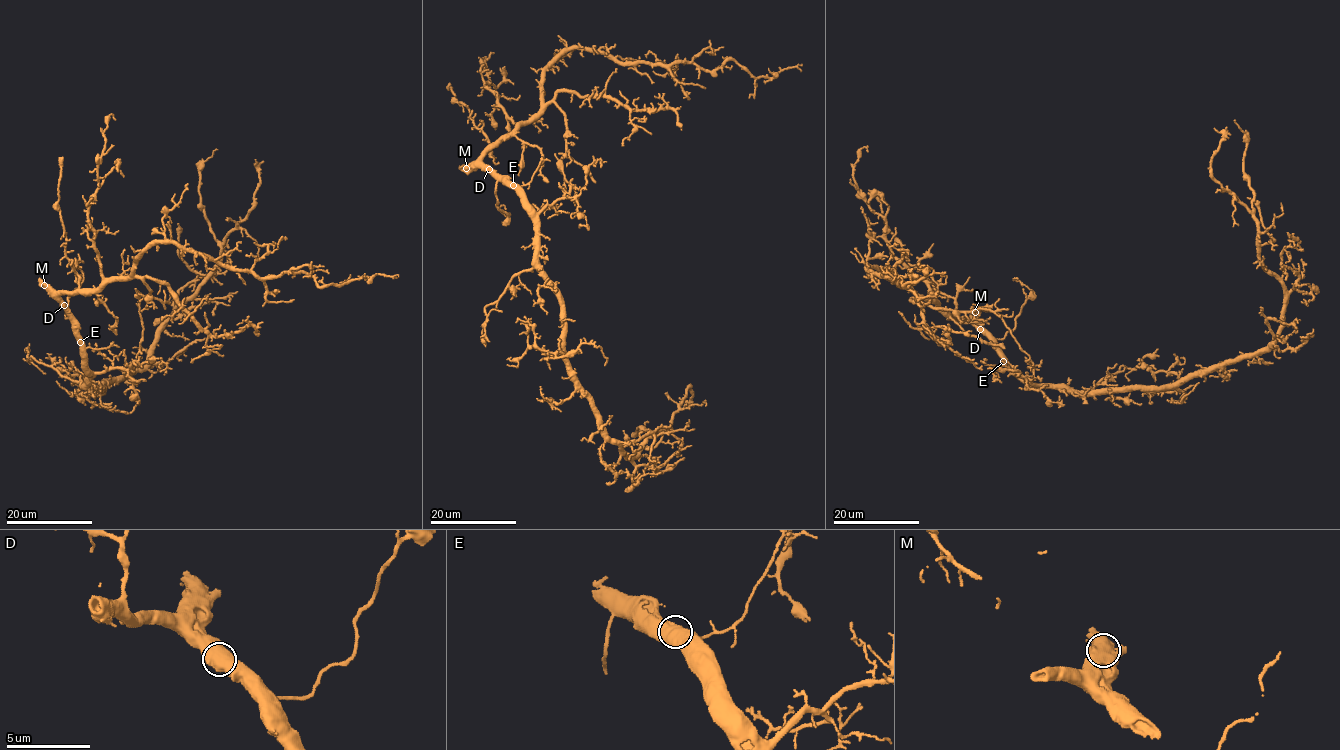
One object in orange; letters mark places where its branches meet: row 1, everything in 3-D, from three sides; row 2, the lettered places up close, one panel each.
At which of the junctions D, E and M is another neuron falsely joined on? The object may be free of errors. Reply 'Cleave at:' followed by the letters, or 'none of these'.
Cleave at: none of these

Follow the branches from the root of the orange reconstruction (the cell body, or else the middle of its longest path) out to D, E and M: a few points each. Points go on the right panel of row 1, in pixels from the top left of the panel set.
D: (1035, 385), (1009, 365), (998, 343), (980, 329)
E: (1035, 385), (1031, 385), (1003, 361)
M: (1035, 385), (1009, 365), (995, 339), (976, 322), (975, 312)

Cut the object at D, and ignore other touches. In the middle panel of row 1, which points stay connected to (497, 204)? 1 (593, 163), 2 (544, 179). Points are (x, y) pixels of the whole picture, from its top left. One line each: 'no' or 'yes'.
1: yes
2: no

